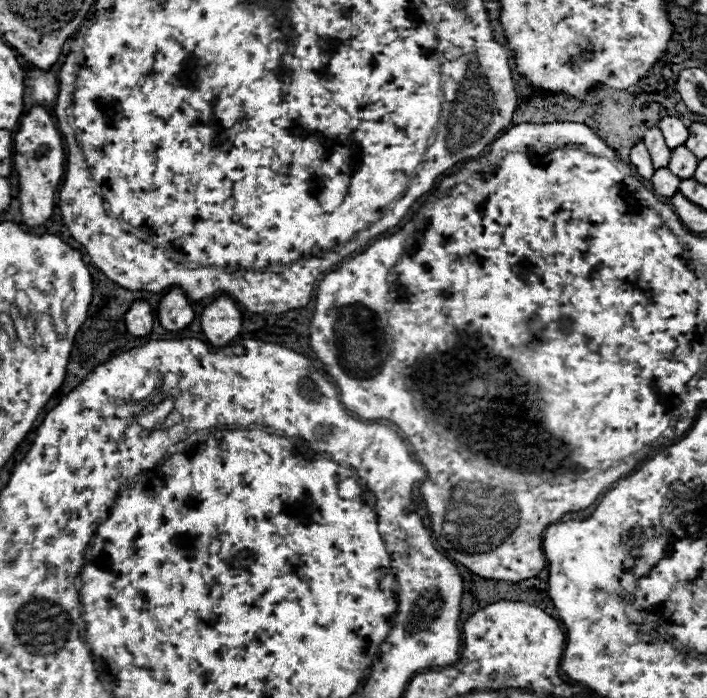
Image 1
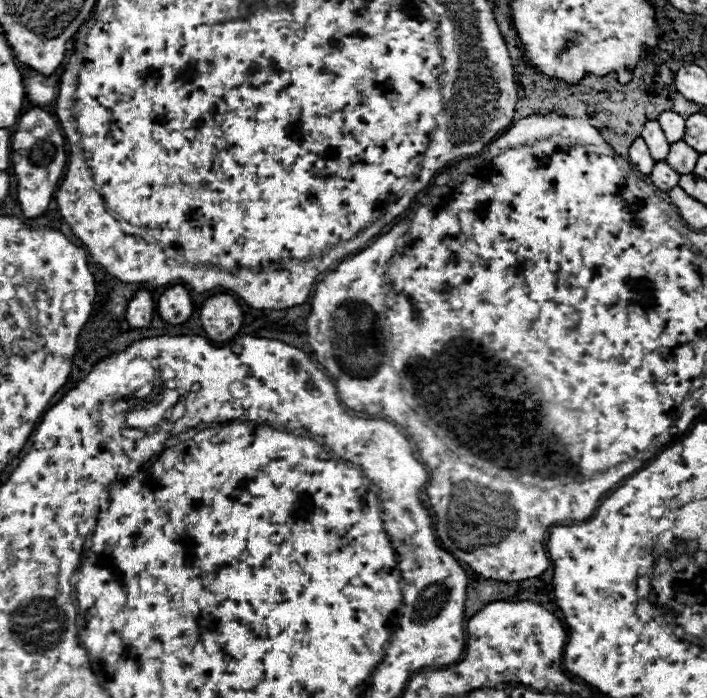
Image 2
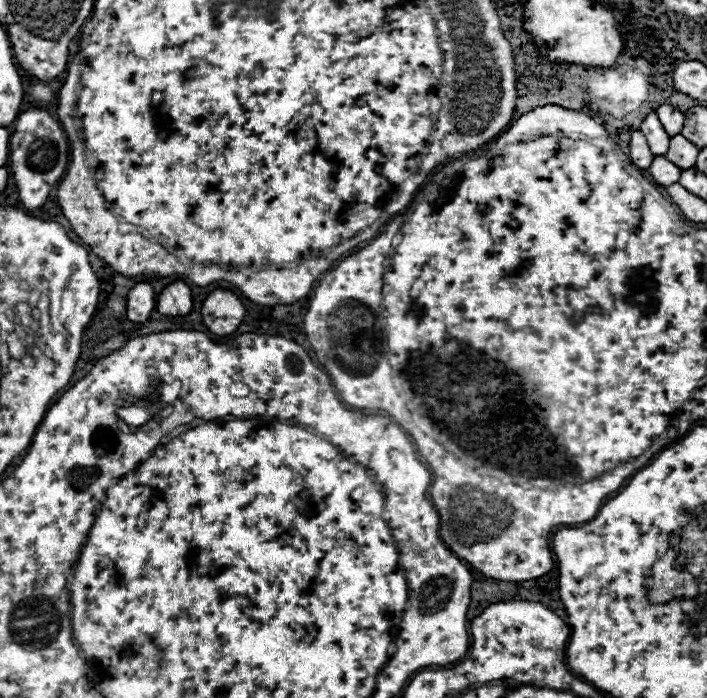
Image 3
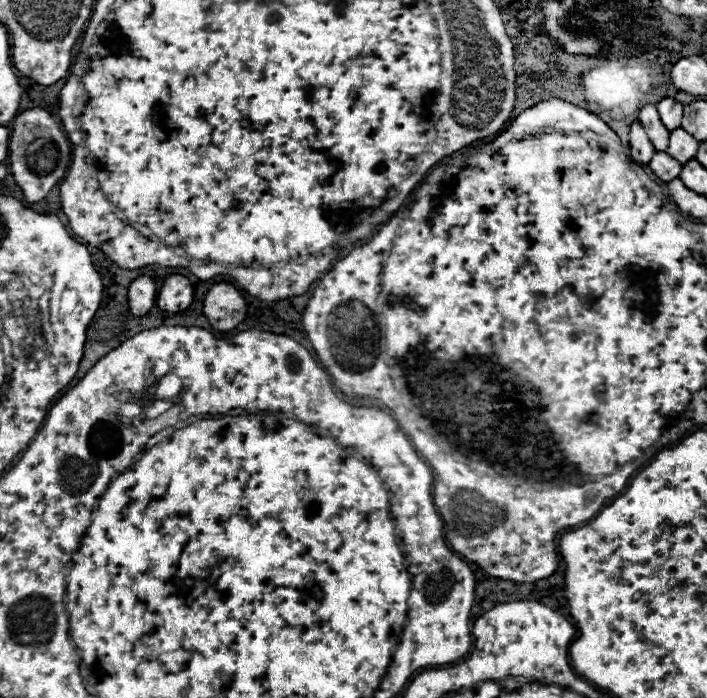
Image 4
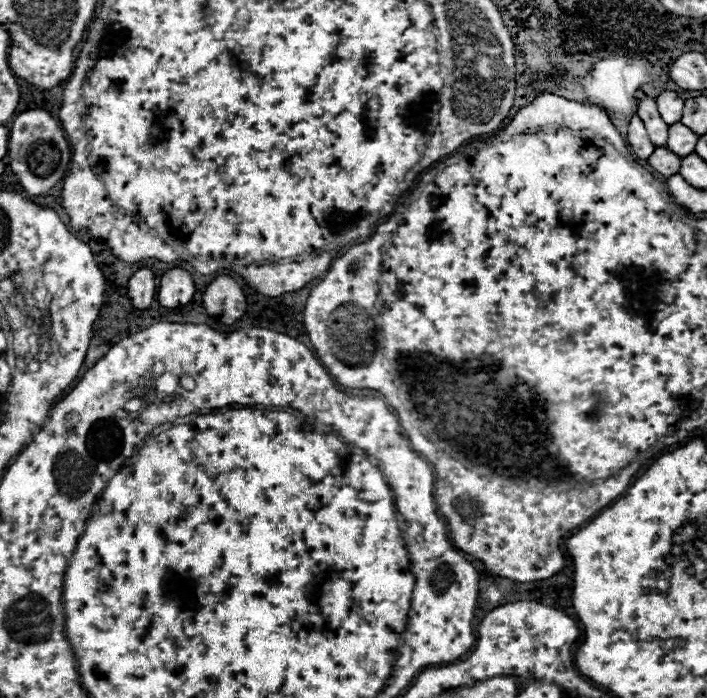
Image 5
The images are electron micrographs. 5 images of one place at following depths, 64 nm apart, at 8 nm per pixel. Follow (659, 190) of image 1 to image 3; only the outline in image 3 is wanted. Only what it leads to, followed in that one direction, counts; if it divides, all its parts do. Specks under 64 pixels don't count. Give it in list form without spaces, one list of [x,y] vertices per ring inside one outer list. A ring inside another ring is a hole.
[[[656,156],[652,160],[652,164],[650,164],[650,174],[652,174],[654,182],[660,184],[660,186],[670,186],[670,184],[678,182],[680,172],[682,170],[674,162],[670,162],[668,158],[664,158],[664,156]]]

